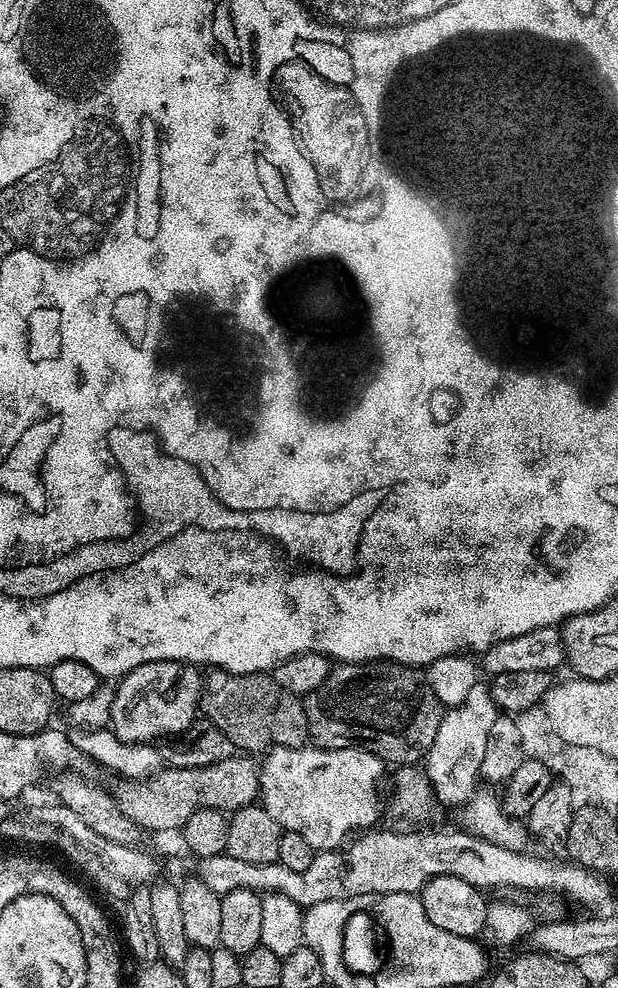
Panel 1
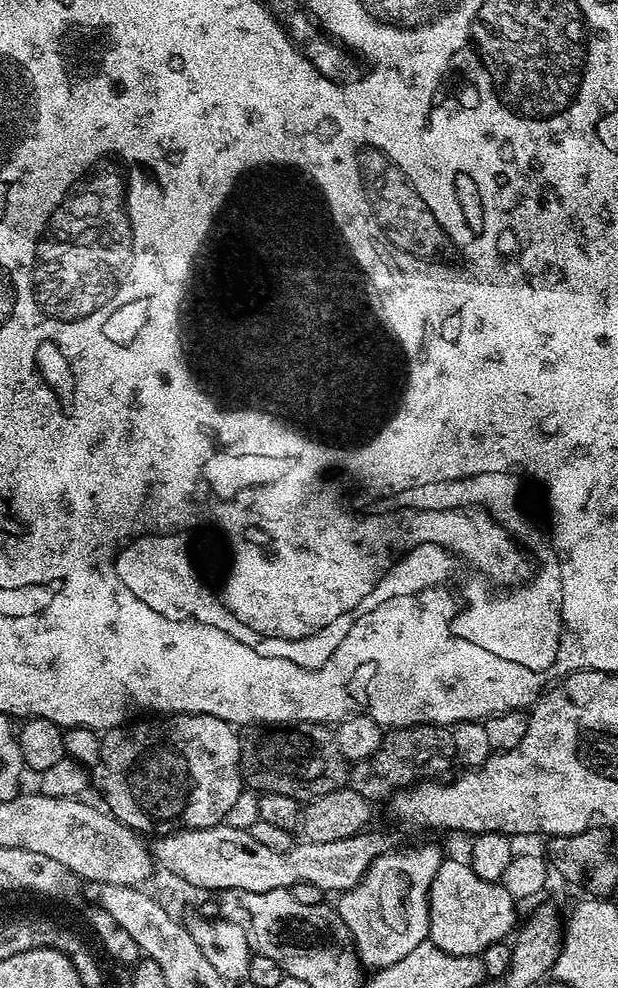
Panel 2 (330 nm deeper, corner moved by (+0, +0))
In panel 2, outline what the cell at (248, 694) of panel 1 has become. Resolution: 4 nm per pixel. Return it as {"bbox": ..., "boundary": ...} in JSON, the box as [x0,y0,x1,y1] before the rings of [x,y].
{"bbox":[240,722,350,802],"boundary":[[[300,722],[295,726],[252,726],[245,732],[240,736],[240,771],[249,789],[260,794],[286,794],[307,802],[348,784],[350,764],[338,750],[331,727]]]}

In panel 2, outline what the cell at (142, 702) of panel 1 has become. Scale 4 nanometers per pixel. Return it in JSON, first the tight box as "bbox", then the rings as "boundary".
{"bbox":[90,712,246,830],"boundary":[[[174,712],[171,714],[160,714],[155,718],[144,718],[148,720],[140,719],[136,718],[131,722],[125,722],[119,728],[107,729],[101,735],[102,754],[100,755],[100,761],[90,769],[90,780],[94,788],[97,788],[104,795],[104,801],[102,801],[103,807],[111,812],[112,815],[118,817],[127,828],[137,830],[152,828],[155,824],[162,823],[163,820],[176,820],[179,816],[182,822],[181,825],[190,828],[209,828],[221,823],[240,792],[246,788],[243,775],[240,771],[240,736],[237,729],[229,724],[227,720],[211,716],[210,714],[202,714],[201,712]]]}

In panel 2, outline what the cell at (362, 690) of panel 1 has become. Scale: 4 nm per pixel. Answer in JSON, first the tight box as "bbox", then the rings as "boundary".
{"bbox":[348,724,452,802],"boundary":[[[408,724],[405,728],[391,729],[370,758],[355,761],[348,769],[348,784],[370,802],[385,801],[393,792],[425,778],[443,777],[443,772],[450,771],[452,764],[452,734],[447,727],[439,724]]]}

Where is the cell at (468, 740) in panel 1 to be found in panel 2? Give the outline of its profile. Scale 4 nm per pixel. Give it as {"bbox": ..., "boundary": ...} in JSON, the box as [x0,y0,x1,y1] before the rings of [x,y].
{"bbox":[338,844,446,969],"boundary":[[[420,844],[417,848],[398,848],[383,852],[369,865],[364,876],[353,888],[339,893],[338,896],[340,917],[348,927],[348,933],[352,935],[354,951],[365,969],[389,968],[394,962],[406,958],[406,954],[410,954],[414,946],[428,940],[428,891],[434,882],[434,874],[438,874],[438,866],[446,856],[445,853],[440,853],[440,848],[436,844]]]}

